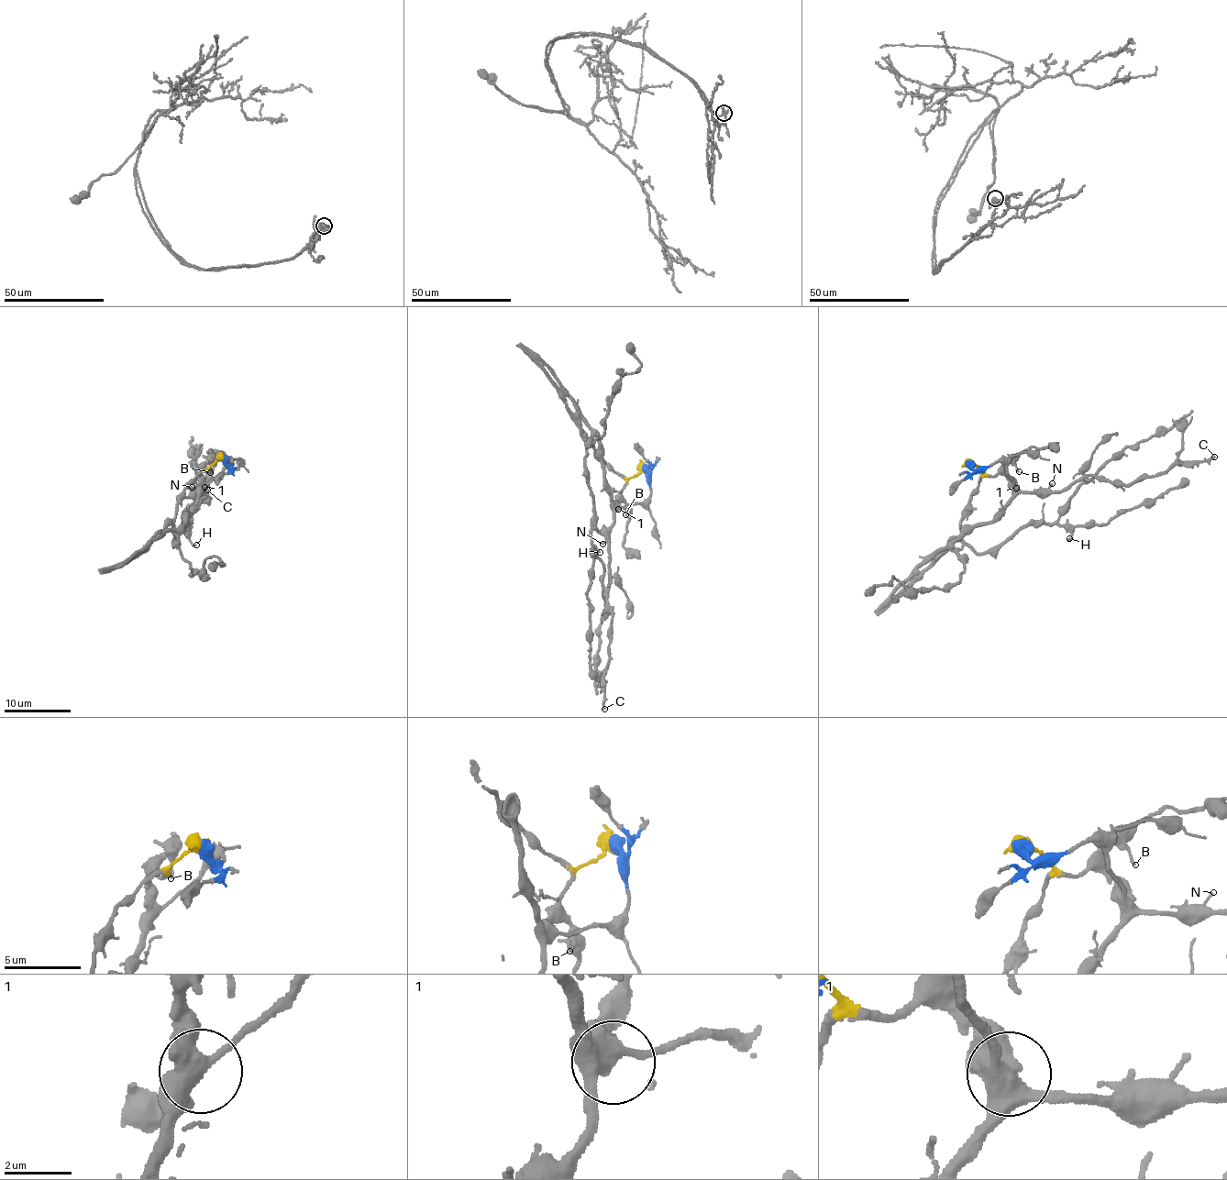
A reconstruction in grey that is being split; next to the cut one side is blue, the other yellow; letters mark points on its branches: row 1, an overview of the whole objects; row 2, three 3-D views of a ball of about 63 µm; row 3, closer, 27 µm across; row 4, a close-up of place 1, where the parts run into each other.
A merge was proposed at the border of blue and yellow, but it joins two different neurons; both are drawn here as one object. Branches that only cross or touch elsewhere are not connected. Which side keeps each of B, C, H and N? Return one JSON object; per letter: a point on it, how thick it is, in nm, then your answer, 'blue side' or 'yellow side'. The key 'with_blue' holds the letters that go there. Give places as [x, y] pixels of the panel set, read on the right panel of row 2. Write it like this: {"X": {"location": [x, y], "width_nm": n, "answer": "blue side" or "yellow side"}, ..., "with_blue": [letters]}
{"B": {"location": [1019, 471], "width_nm": 140, "answer": "yellow side"}, "C": {"location": [1214, 457], "width_nm": 260, "answer": "blue side"}, "H": {"location": [1069, 538], "width_nm": 150, "answer": "yellow side"}, "N": {"location": [1052, 483], "width_nm": 120, "answer": "blue side"}, "with_blue": ["C", "N"]}

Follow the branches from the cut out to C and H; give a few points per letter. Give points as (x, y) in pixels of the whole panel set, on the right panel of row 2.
C: (971, 463), (976, 468), (1004, 464), (1020, 491), (1063, 491), (1090, 475), (1131, 485), (1214, 456)
H: (971, 463), (983, 476), (969, 497), (961, 536), (978, 553), (994, 553), (1028, 525), (1058, 523), (1068, 538)

